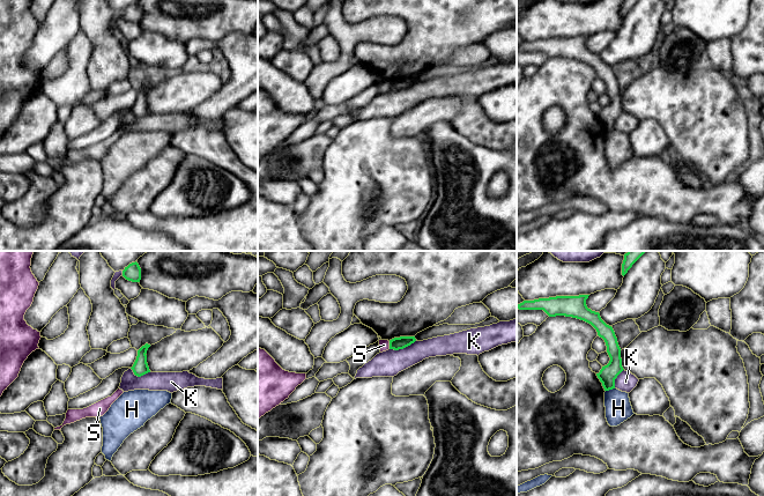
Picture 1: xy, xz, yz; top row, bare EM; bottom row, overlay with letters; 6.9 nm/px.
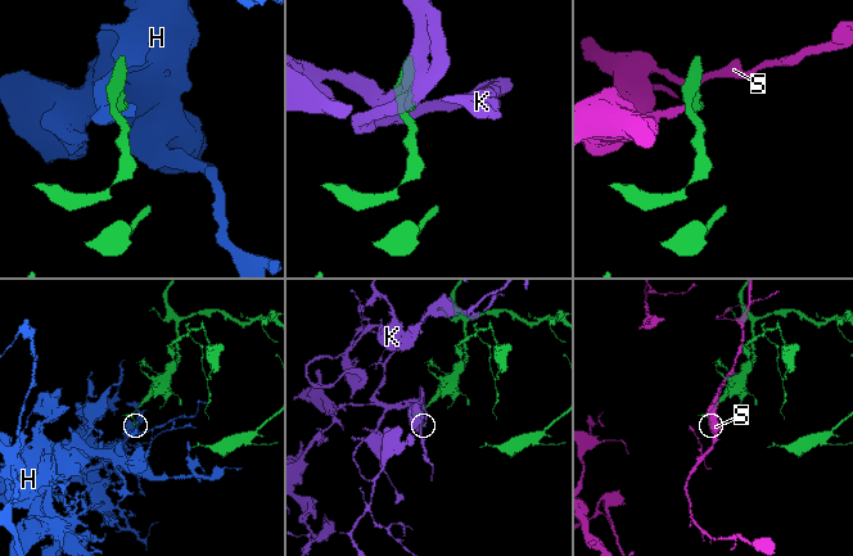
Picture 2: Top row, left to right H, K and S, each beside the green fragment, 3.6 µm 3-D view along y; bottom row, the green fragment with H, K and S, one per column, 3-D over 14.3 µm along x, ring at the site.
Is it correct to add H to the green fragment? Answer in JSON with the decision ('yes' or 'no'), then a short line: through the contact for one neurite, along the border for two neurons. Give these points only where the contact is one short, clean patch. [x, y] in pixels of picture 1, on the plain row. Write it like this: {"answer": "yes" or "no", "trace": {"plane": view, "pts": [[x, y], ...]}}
{"answer": "no", "trace": {"plane": "yz", "pts": [[614, 128], [606, 132]]}}

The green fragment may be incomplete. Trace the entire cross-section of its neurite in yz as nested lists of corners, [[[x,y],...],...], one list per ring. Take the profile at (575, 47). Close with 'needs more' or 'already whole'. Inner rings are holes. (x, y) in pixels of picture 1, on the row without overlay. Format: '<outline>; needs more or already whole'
[[[589,36],[579,37],[556,37],[549,39],[539,39],[534,42],[524,42],[518,45],[519,51],[543,51],[549,58],[565,57],[584,61],[591,65],[602,79],[607,87],[607,94],[610,102],[602,108],[598,119],[602,124],[604,132],[615,129],[615,120],[624,111],[622,108],[621,89],[611,67],[607,66],[599,53],[592,52],[586,46]]]; already whole

